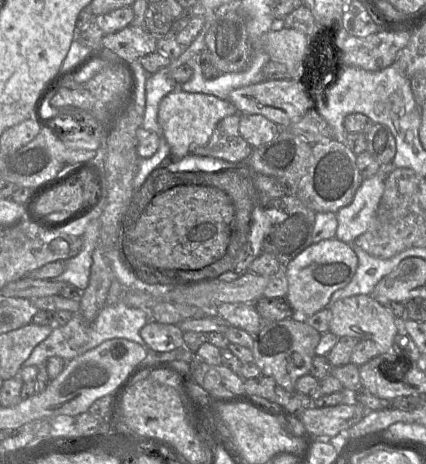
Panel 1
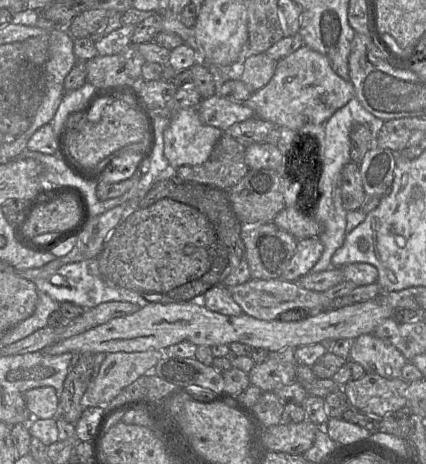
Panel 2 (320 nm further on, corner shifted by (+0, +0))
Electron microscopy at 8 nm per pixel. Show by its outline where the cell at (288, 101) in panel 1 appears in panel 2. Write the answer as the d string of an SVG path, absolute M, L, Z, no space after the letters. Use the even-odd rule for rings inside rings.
M218 95L202 99L197 106L200 120L209 126L226 131L232 125L255 117L245 103L228 101Z

